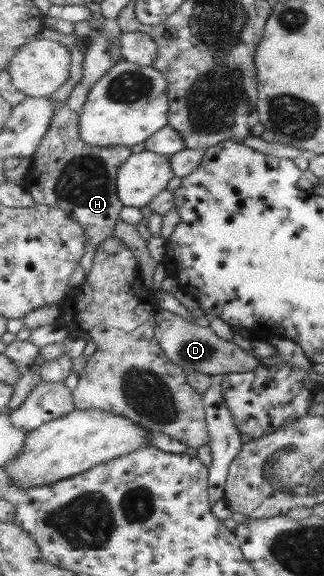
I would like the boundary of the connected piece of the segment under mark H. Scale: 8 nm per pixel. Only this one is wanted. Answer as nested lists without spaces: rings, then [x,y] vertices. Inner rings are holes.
[[[77,45],[72,50],[70,78],[50,98],[55,102],[55,115],[48,134],[44,136],[37,154],[31,158],[31,169],[25,178],[24,187],[37,204],[57,207],[68,213],[72,220],[81,224],[87,234],[87,251],[80,265],[90,274],[99,245],[115,234],[125,205],[118,193],[118,172],[124,162],[138,149],[130,147],[98,147],[80,138],[79,114],[67,105],[72,91],[83,77],[85,48]]]

